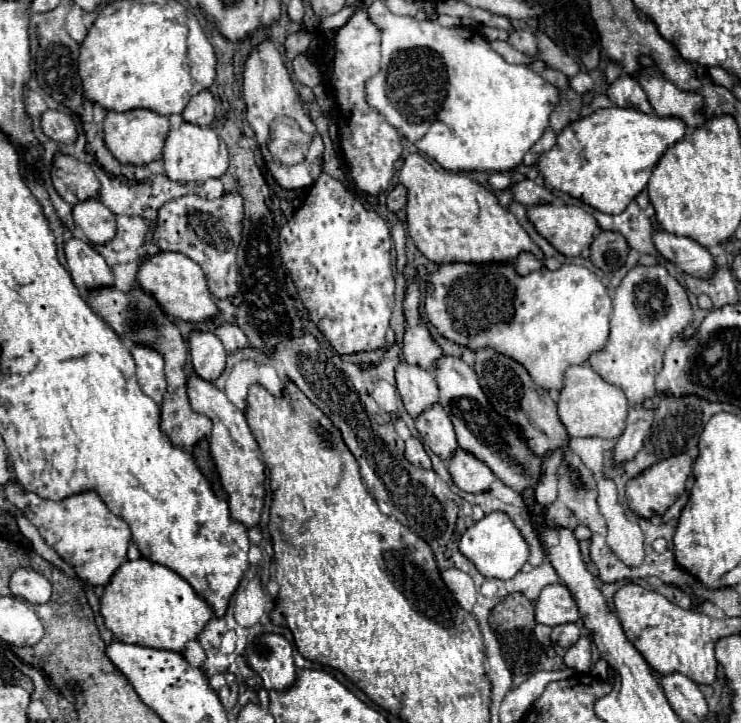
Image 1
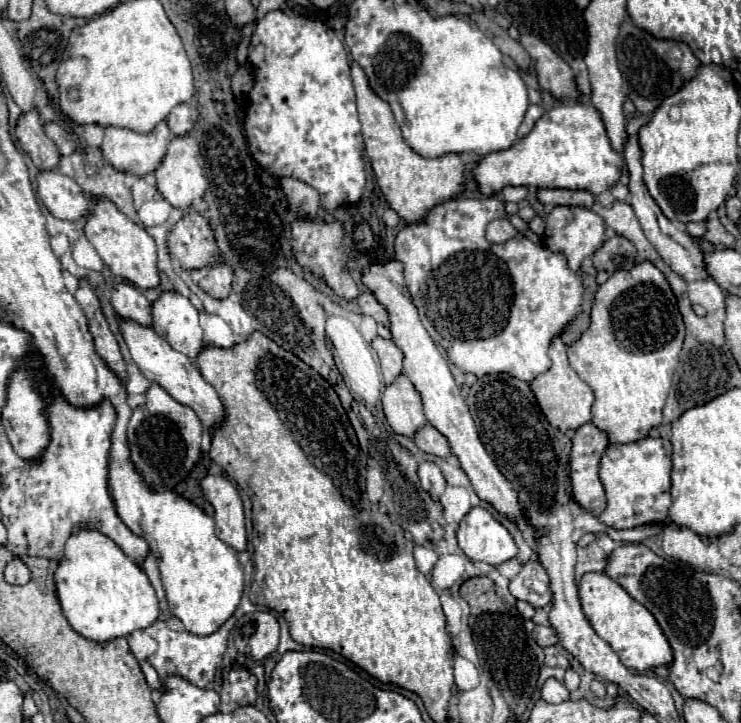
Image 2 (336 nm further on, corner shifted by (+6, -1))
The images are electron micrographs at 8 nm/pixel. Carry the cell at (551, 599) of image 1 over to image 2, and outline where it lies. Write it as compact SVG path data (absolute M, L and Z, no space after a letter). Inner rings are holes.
M527 562L523 570L511 580L509 592L517 600L529 602L533 608L543 608L553 600L549 576L539 562Z

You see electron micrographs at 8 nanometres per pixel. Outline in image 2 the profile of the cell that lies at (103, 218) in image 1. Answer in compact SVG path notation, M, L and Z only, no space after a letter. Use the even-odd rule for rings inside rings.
M59 170L39 172L37 196L59 220L79 222L89 216L91 210L91 200L83 188L73 178L63 176Z

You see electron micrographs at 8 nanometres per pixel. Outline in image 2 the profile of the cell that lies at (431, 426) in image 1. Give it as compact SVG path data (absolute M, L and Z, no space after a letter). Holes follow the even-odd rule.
M405 374L385 388L381 402L385 418L397 434L413 438L417 430L427 424L421 396Z

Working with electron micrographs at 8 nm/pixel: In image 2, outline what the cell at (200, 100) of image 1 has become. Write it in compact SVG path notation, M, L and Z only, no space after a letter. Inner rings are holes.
M189 104L175 106L171 110L171 114L167 116L167 124L169 124L171 132L177 136L185 136L193 128L195 122L197 122L197 110Z

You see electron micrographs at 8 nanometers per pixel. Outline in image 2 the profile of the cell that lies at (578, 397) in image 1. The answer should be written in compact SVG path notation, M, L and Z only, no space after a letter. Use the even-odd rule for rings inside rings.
M559 336L551 342L549 358L553 360L553 366L545 374L539 374L531 382L531 390L535 392L537 404L541 406L545 418L549 420L549 424L553 428L559 428L561 432L577 430L579 426L591 422L591 416L593 416L591 414L591 408L593 408L593 402L595 402L595 394L593 394L591 386L585 384L577 376L577 372L569 366L569 362L567 362L567 346L563 344L563 340Z

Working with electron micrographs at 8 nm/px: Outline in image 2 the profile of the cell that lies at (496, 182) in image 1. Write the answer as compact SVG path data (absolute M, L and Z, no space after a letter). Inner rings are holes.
M505 186L501 190L501 196L507 200L507 202L523 202L525 196L527 196L527 190L523 186Z

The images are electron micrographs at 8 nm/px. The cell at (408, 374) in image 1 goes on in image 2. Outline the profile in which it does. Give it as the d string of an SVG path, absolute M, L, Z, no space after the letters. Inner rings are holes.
M377 336L377 338L373 340L373 350L375 350L377 356L379 356L385 384L387 384L387 386L393 384L395 378L397 378L399 374L403 374L403 352L401 352L401 348L399 348L395 342Z

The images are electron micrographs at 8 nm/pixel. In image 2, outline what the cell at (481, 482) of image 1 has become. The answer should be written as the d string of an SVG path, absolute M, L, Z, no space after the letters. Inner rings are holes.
M431 424L423 426L415 436L413 436L413 442L427 454L433 454L433 456L439 456L439 458L449 458L451 456L451 446L447 442L447 438L435 430Z

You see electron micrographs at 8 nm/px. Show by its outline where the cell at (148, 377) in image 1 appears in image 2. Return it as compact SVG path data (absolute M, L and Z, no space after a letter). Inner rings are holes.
M115 284L111 290L111 304L119 318L129 318L141 326L151 326L151 304L133 284Z

